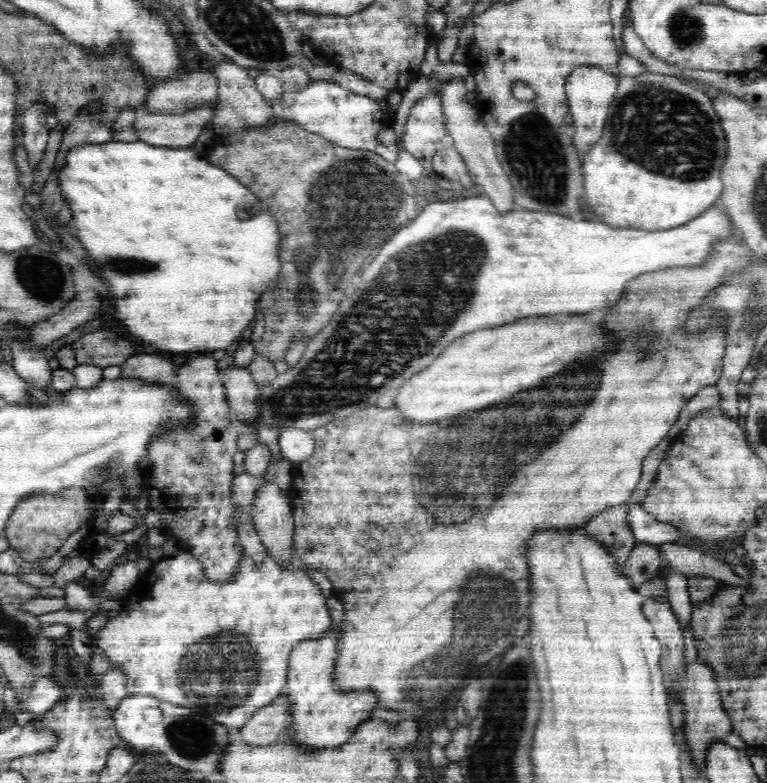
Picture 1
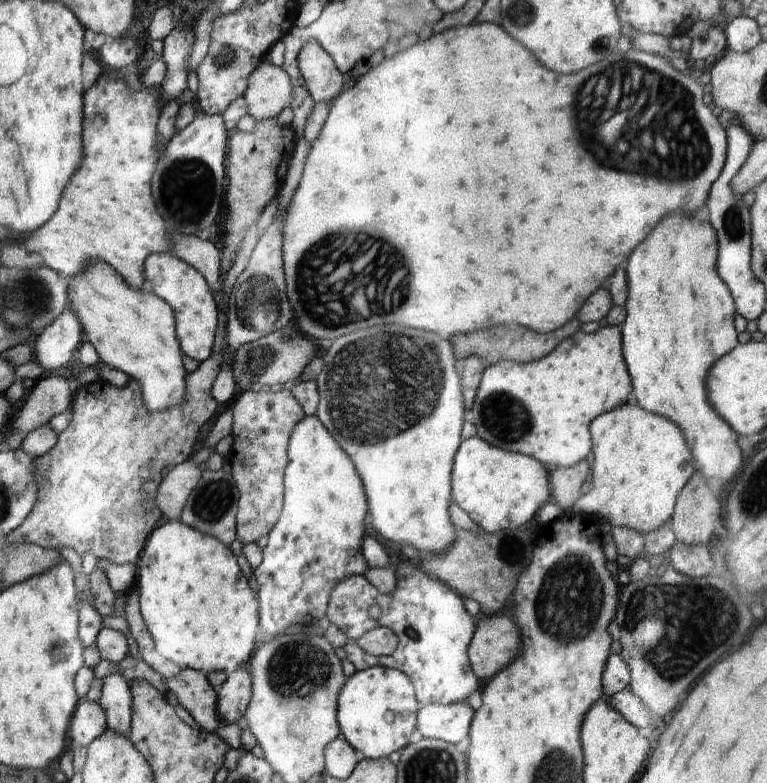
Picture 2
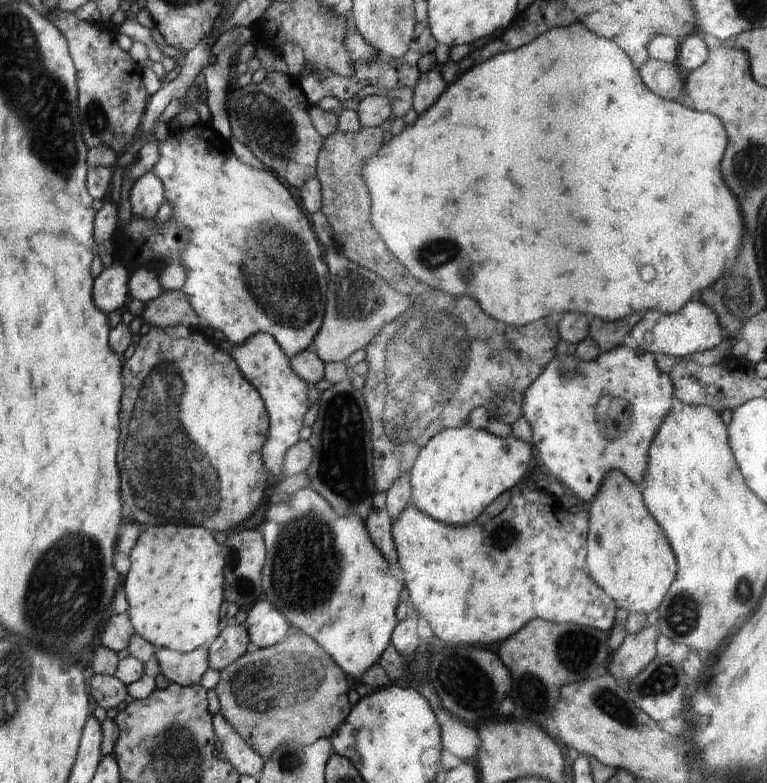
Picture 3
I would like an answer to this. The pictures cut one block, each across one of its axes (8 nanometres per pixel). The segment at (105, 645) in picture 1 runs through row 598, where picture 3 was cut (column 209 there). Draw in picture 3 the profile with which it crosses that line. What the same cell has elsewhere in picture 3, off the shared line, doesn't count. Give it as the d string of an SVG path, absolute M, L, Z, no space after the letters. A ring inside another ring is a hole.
M196 121L191 127L184 128L177 128L171 125L168 132L167 139L164 142L158 142L160 157L151 171L162 181L165 200L170 202L173 208L173 218L187 232L188 238L186 239L185 251L180 253L177 259L187 270L187 279L182 291L187 294L189 303L199 316L200 322L206 323L213 330L220 330L227 341L240 344L247 341L257 332L268 333L276 339L285 355L291 359L292 356L297 355L312 344L323 323L327 303L328 268L322 262L323 247L313 231L309 215L304 211L295 193L286 184L282 183L276 174L273 174L268 169L253 168L236 159L236 156L232 153L230 143L212 126L211 121Z

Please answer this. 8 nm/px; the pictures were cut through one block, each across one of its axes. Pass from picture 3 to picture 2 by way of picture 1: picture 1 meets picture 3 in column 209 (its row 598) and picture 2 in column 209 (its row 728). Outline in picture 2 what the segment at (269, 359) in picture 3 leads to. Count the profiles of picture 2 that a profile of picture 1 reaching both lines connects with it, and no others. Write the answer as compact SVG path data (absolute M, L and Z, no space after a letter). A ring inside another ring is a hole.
M171 252L152 253L145 260L144 282L150 292L158 295L173 310L182 353L198 362L206 360L213 351L219 308L204 275Z

